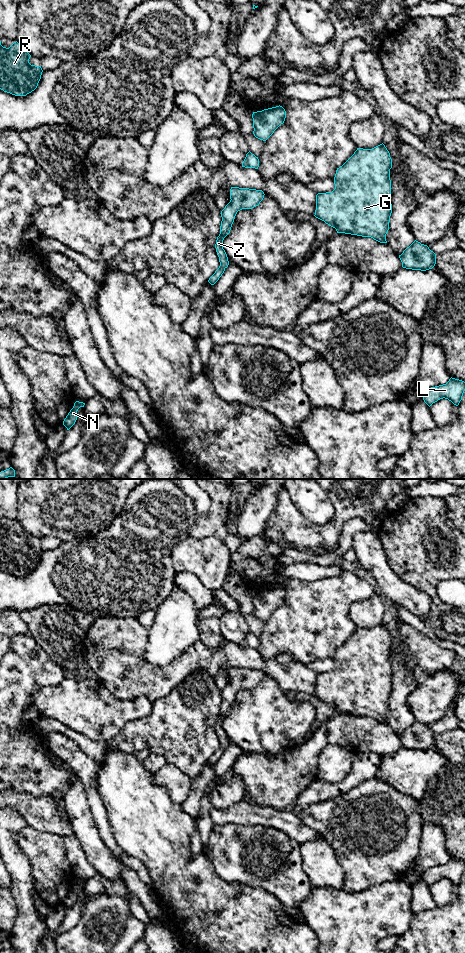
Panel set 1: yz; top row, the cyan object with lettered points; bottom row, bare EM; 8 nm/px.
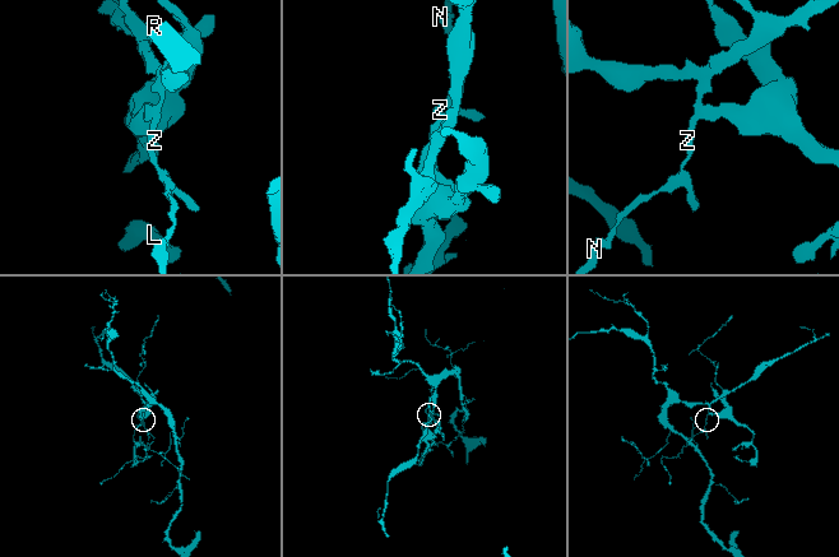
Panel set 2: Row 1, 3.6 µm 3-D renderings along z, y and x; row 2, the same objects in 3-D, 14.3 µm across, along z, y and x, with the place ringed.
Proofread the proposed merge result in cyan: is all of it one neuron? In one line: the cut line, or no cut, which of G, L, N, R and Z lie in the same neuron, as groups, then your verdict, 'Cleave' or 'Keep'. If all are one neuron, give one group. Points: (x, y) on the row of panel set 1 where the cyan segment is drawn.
No split. Groups: G L N R Z. Keep

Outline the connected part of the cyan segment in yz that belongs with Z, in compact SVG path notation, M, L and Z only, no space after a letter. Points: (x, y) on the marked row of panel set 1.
M231 187L230 202L221 211L220 234L217 237L215 248L219 257L220 266L215 273L209 278L208 282L214 285L224 273L229 265L228 257L223 249L223 240L230 233L232 224L238 211L242 209L252 209L260 204L264 198L262 190Z

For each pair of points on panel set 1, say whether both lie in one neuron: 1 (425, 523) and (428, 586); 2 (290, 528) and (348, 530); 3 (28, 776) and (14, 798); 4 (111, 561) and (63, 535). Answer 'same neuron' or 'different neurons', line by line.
1: same neuron
2: different neurons
3: different neurons
4: different neurons

